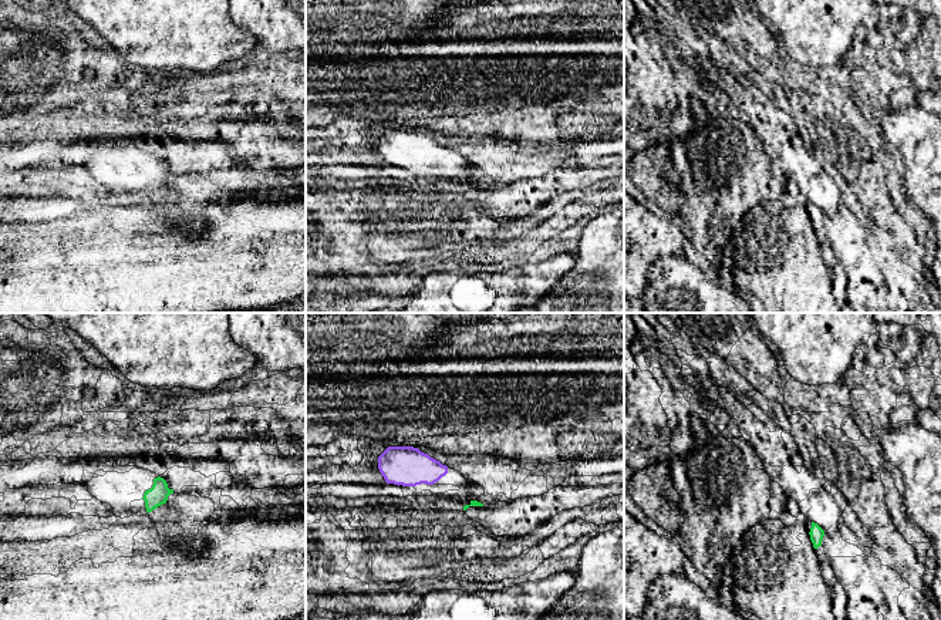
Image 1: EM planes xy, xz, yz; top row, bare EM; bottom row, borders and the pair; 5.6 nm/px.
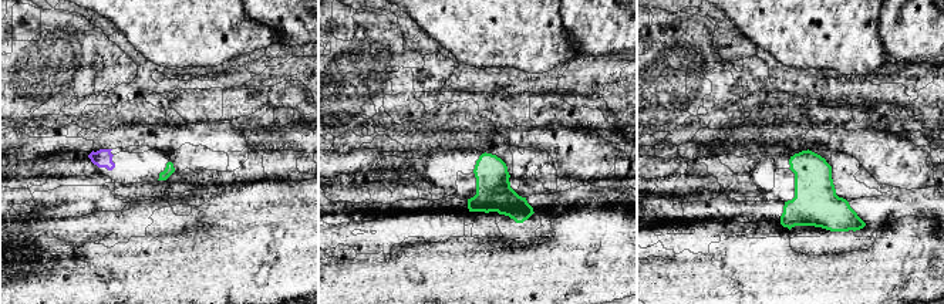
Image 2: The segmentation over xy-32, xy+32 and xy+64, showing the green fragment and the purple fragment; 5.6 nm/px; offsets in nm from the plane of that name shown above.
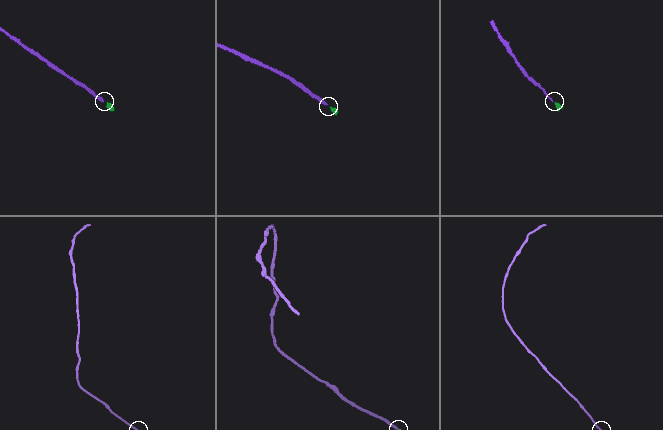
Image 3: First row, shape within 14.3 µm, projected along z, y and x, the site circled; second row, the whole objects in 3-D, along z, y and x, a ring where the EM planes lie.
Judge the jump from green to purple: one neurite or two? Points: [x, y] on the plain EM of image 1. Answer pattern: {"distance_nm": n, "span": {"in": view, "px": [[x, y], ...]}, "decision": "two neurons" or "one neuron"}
{"distance_nm": 200, "span": {"in": "xz", "px": [[465, 186], [444, 157]]}, "decision": "one neuron"}

